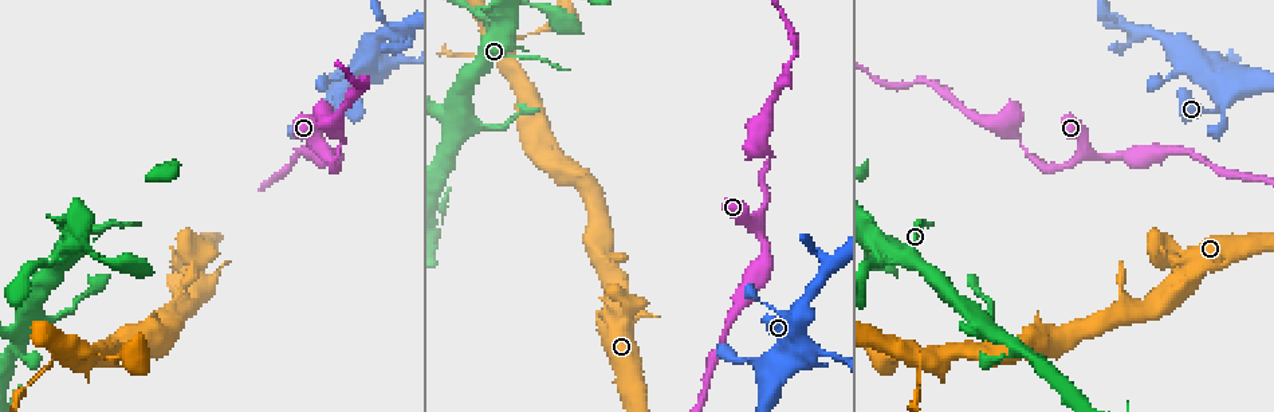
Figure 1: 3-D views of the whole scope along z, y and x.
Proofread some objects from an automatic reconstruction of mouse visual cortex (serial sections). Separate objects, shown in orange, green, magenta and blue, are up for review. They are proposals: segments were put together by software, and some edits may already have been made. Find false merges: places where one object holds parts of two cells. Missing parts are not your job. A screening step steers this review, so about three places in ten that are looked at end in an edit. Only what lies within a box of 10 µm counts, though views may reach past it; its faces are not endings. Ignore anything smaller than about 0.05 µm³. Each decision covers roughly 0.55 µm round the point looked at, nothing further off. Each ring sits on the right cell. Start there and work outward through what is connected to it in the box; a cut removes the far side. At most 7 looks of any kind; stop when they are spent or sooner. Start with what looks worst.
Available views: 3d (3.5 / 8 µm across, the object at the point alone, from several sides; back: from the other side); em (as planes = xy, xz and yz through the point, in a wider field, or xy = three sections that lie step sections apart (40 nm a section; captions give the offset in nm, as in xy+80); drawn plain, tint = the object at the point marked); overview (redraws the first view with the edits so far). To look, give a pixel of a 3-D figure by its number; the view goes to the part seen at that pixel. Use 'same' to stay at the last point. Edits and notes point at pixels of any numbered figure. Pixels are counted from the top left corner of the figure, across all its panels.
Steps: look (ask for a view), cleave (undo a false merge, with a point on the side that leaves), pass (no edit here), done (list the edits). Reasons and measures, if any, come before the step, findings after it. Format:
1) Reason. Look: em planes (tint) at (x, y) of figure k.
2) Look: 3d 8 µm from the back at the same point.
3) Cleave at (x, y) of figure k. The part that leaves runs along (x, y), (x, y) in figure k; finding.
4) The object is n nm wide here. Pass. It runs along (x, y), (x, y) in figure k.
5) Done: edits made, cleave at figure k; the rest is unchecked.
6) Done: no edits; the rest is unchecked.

A narrow waist. Look: 3d 3.5 µm at (1224, 117) of figure 1.

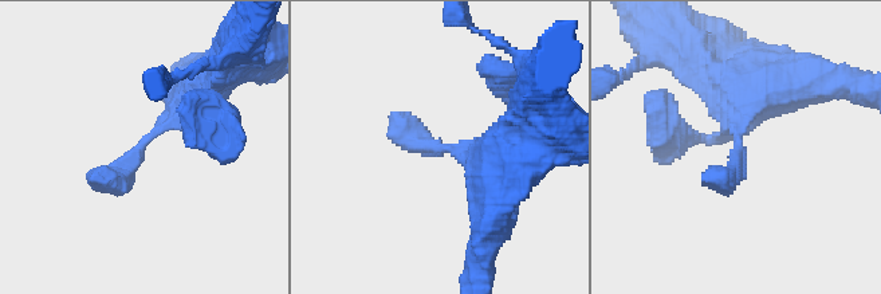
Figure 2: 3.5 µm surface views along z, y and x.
Need the tissue. Look: em planes (tint) at (141, 144) of figure 2.

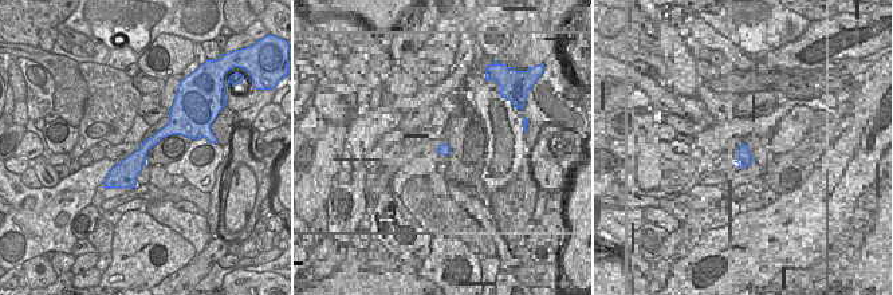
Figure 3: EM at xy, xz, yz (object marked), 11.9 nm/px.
The object is 240 nm wide here. Pass. It runs along (176, 124), (118, 176), (110, 176) in figure 3; one cell here.

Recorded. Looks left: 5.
Sudden change in width. Look: 3d 8 µm from the back at (978, 316) of figure 1.

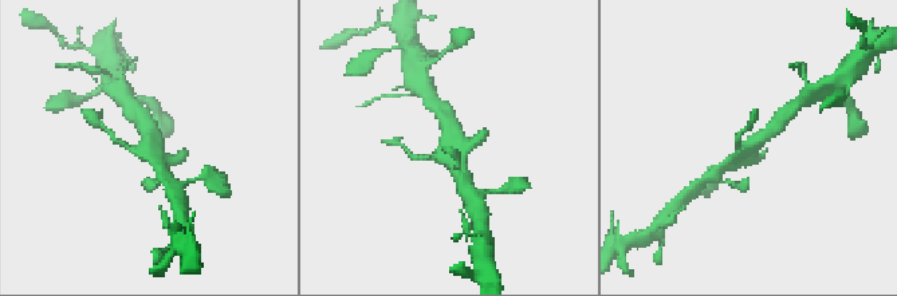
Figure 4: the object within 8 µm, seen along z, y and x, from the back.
4 arms meet here; the arms are 100, 200, 300, 400 nm wide; shape alone is not enough. Look: em xy step 1 (tint) at the same point.

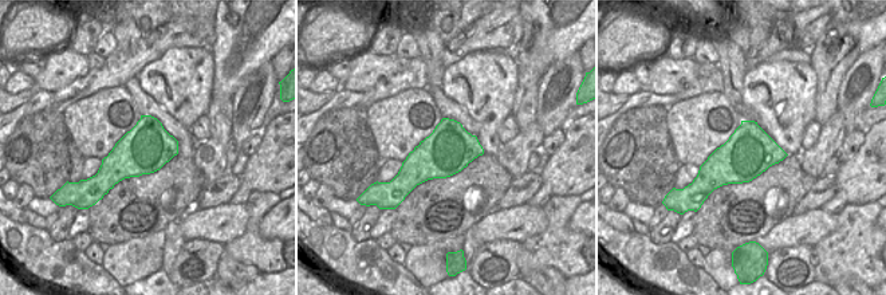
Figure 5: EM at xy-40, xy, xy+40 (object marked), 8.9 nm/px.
Pass. It runs along (778, 122), (734, 162), (720, 168) in figure 4; one cell here.

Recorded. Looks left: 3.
Side arm on a straight run. Look: 3d 3.5 µm at (763, 241) of figure 1.

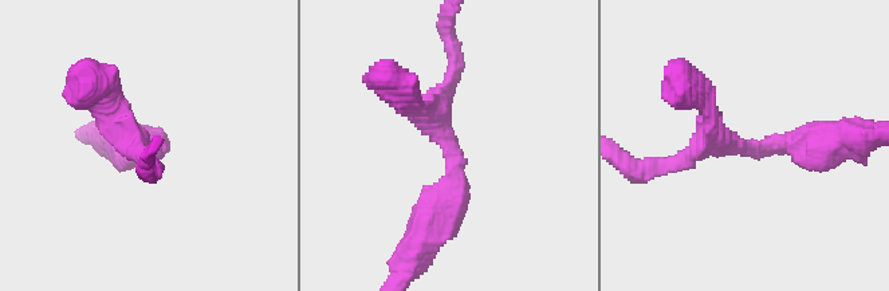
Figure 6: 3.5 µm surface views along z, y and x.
The arms are 250, 250, 350 nm wide. Pass. It runs along (704, 99), (738, 149), (827, 141) in figure 6; all the same cell.

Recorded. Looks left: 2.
Done: no edits; the rest is unchecked.

